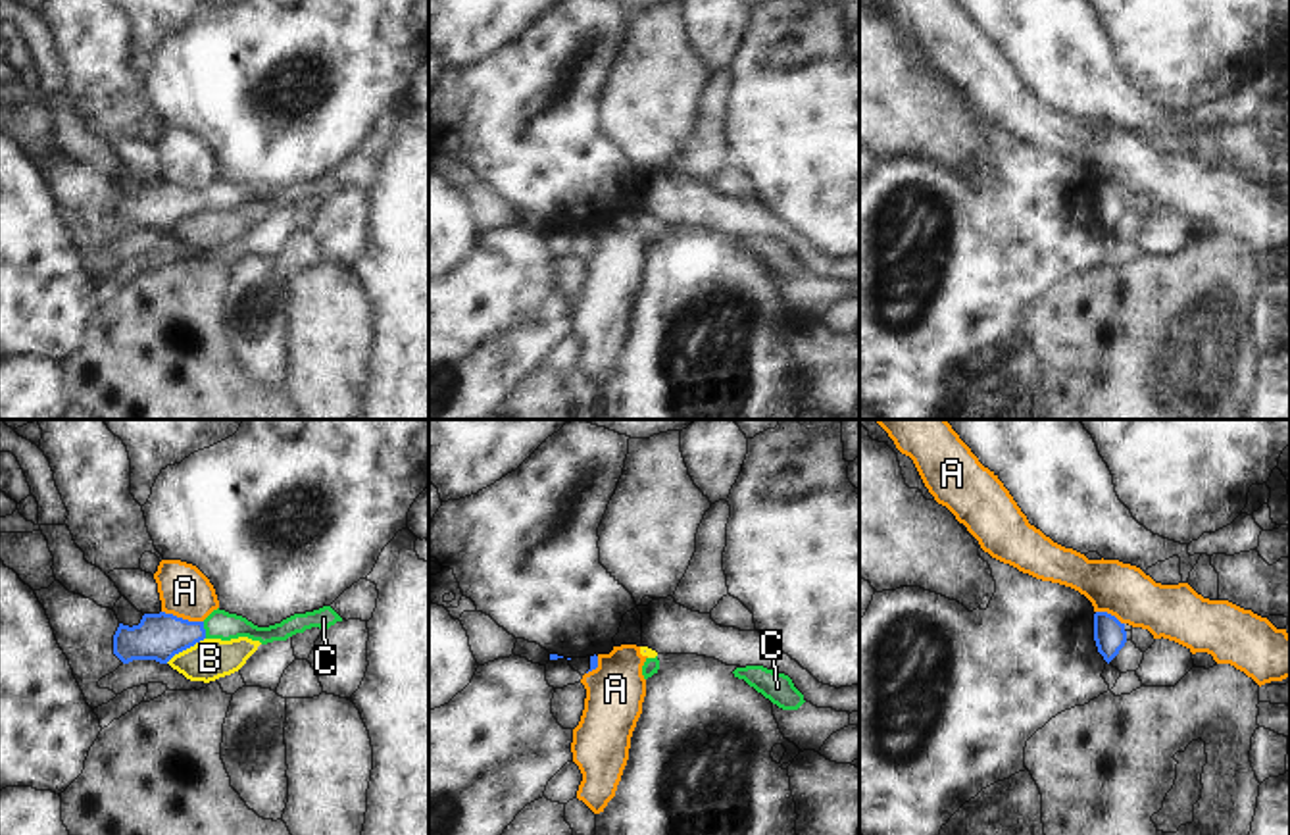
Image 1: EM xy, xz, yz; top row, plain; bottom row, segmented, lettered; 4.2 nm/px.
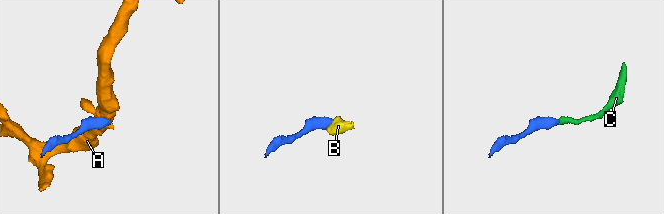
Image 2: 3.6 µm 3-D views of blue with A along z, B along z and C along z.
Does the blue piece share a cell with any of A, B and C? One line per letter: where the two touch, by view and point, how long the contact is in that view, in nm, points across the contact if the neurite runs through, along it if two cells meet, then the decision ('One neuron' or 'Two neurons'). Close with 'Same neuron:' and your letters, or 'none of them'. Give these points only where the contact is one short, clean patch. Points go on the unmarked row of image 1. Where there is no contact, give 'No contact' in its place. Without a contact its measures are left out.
A: Touches blue at xy (181, 187). Shared border 180 nm. Boundary: xy (162, 179), (202, 191). Two neurons
B: Touches blue at xy (185, 218). Shared border 200 nm. Boundary: xy (204, 206), (166, 231). Two neurons
C: Touches blue at xy (204, 199). Shared border 70 nm. Path across: xy (162, 204), (204, 199), (220, 193). One neuron
Same neuron: C

